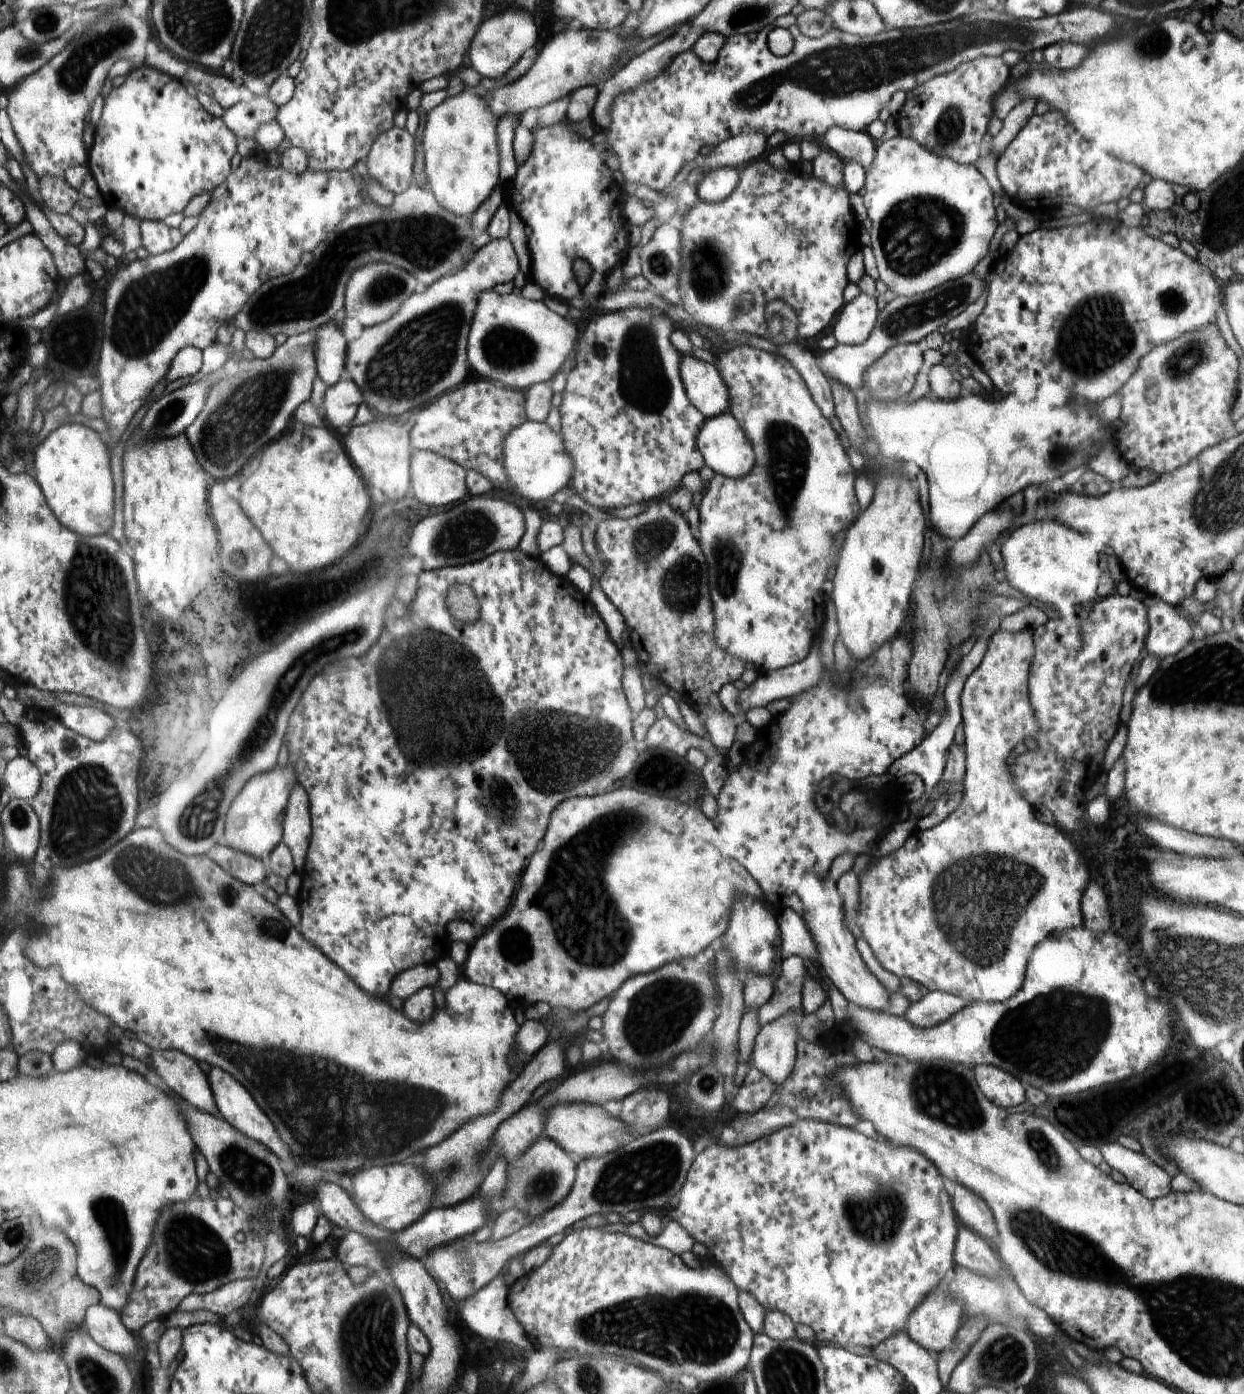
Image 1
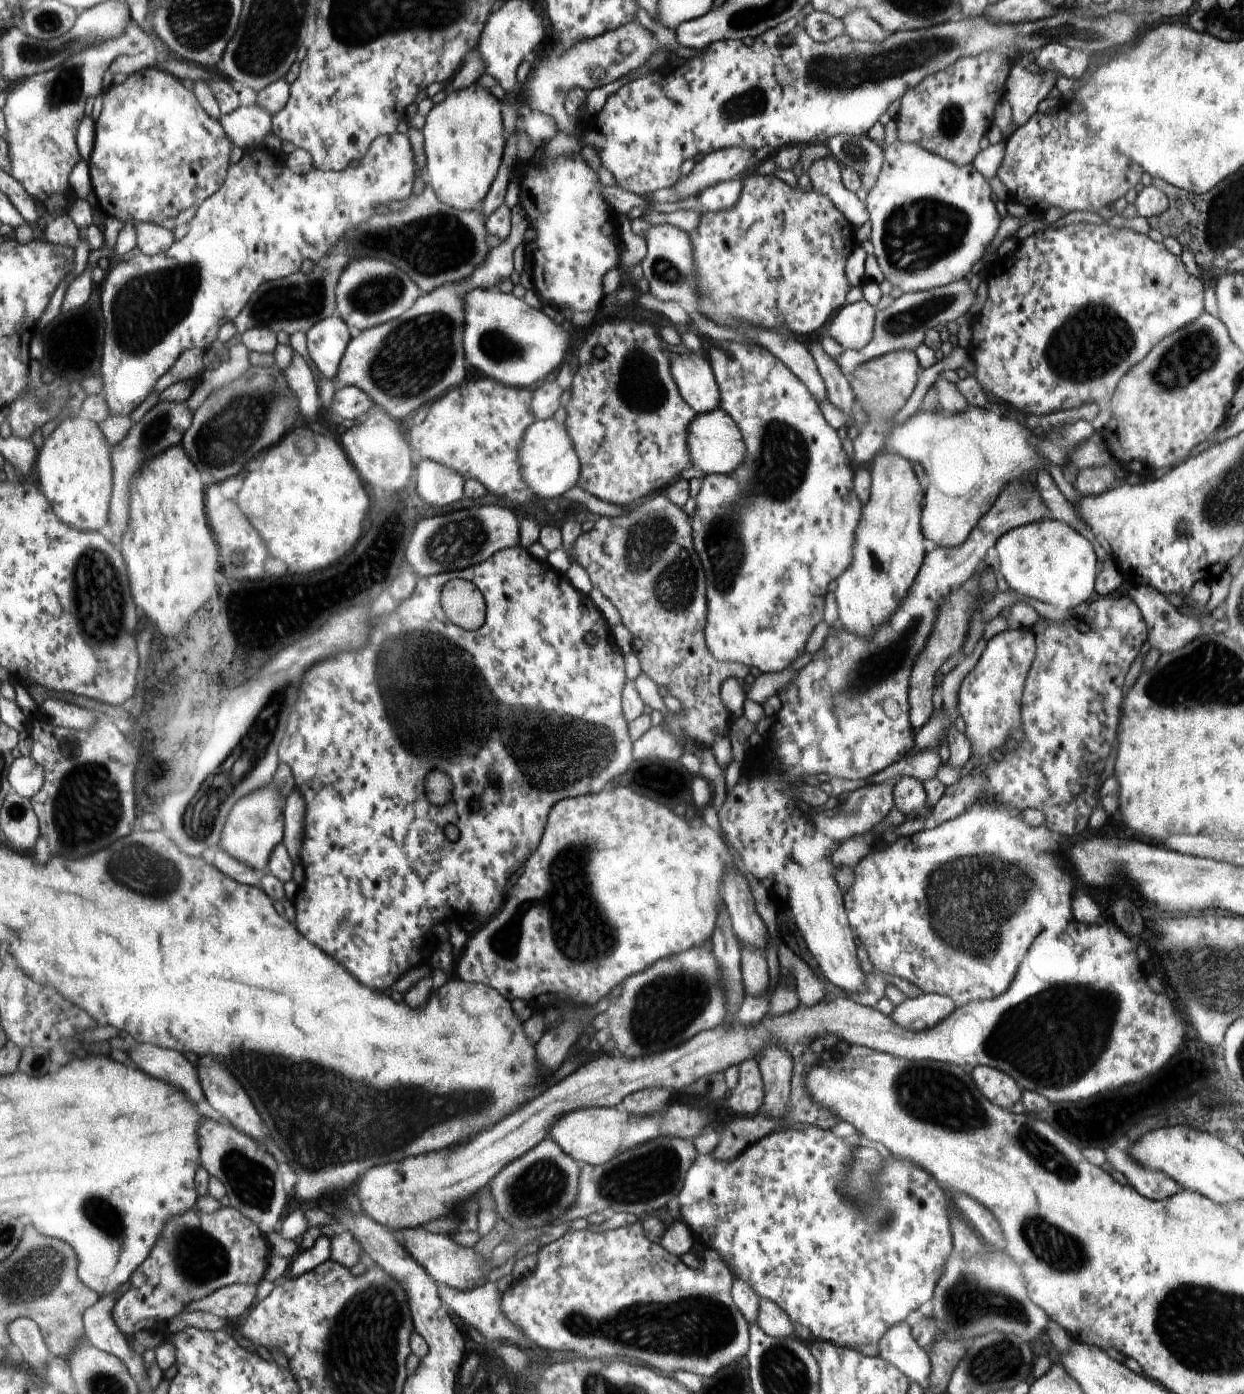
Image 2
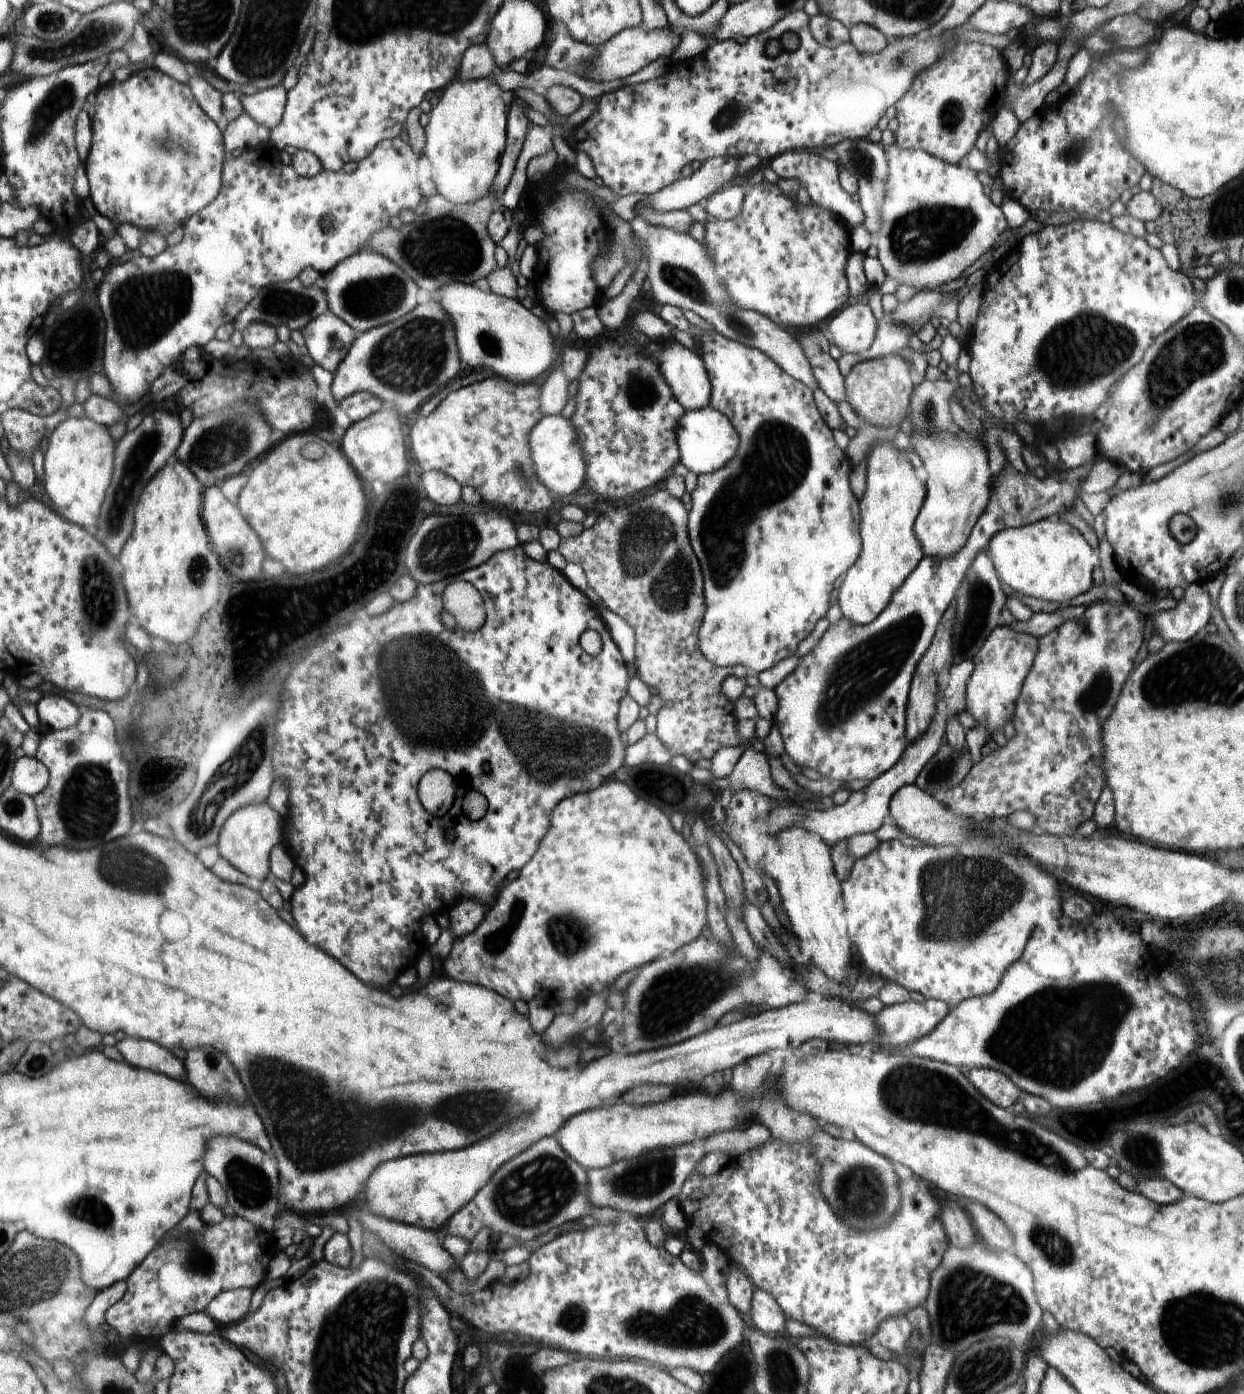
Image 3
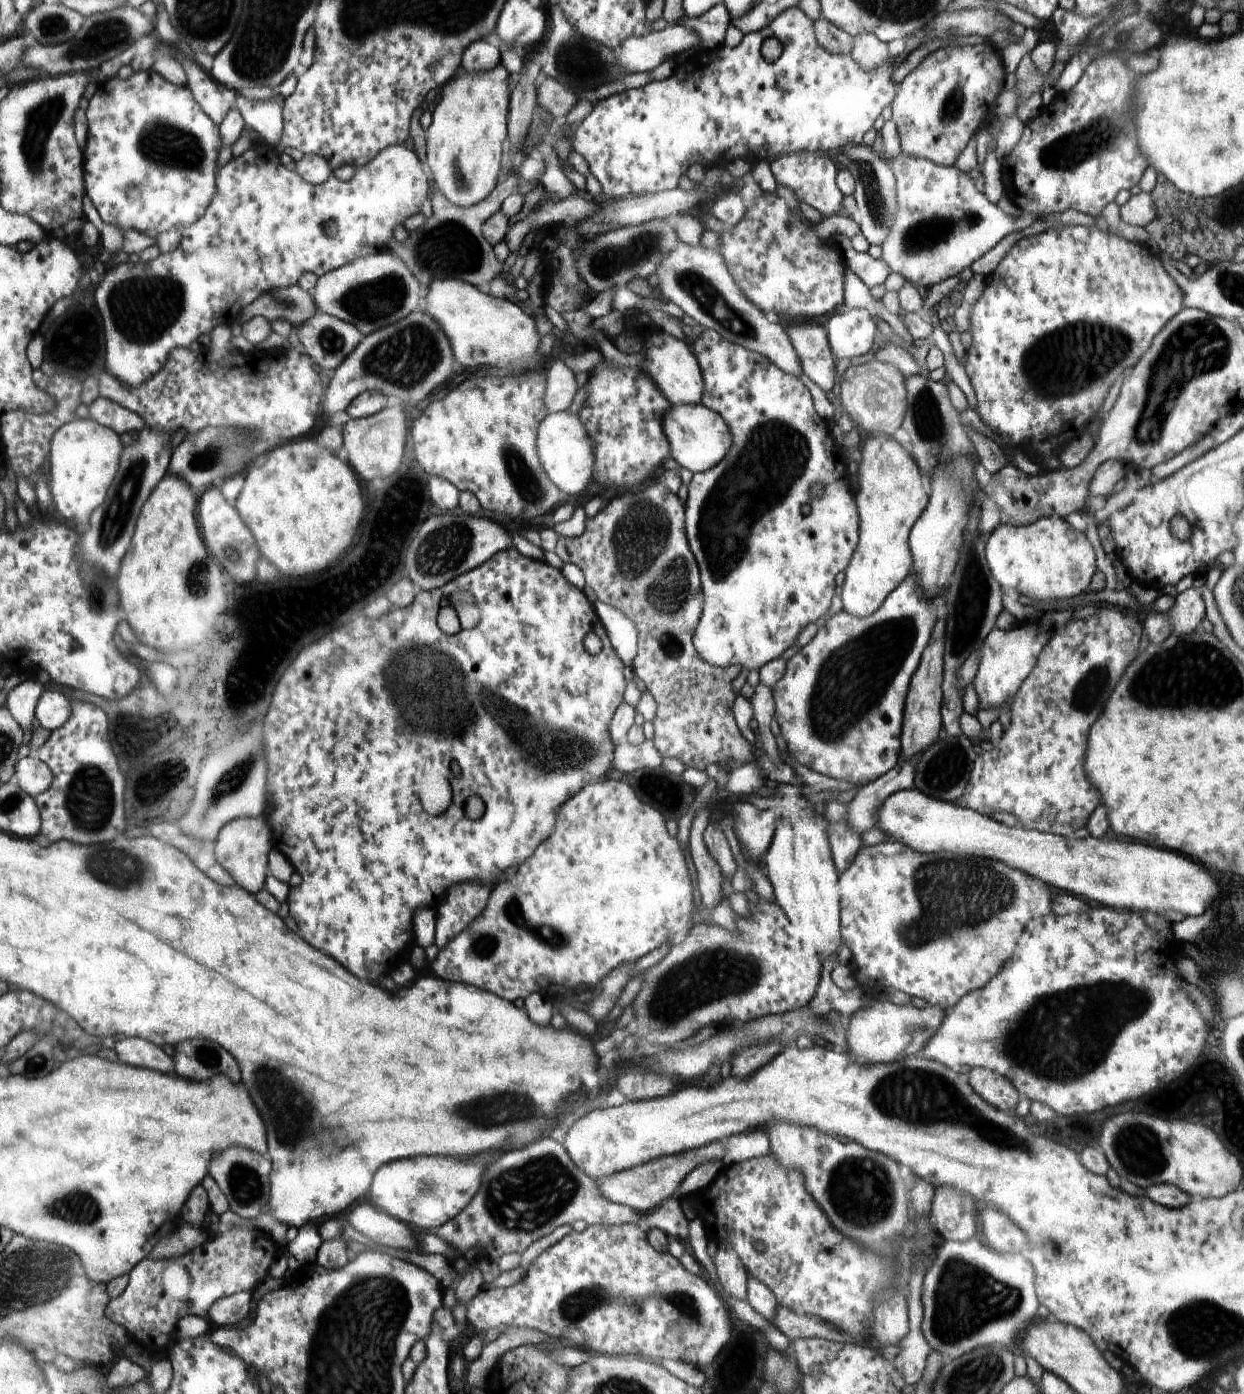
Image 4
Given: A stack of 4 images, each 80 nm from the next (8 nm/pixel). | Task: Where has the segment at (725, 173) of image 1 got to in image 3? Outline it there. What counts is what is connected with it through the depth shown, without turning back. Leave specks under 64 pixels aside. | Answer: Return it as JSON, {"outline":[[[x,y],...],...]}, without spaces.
{"outline":[[[727,186],[726,190],[720,189],[711,194],[703,207],[710,218],[716,221],[729,221],[740,214],[744,197],[745,193],[741,186]]]}

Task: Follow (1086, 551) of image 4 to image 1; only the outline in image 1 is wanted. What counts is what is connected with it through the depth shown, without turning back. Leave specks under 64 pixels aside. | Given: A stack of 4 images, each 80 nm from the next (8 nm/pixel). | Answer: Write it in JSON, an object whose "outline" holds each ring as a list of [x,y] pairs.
{"outline":[[[1035,520],[1012,531],[1000,548],[1001,566],[1012,588],[1033,600],[1040,600],[1054,609],[1078,606],[1096,598],[1096,586],[1100,578],[1098,554],[1090,542],[1066,524],[1058,520]]]}

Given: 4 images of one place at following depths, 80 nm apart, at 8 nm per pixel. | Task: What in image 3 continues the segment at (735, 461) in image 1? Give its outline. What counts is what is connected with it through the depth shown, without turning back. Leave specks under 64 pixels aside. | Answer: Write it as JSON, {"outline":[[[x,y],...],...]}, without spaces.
{"outline":[[[710,405],[703,409],[685,412],[675,426],[679,447],[679,462],[694,474],[714,473],[722,469],[735,456],[739,448],[739,433],[732,426],[731,419]]]}

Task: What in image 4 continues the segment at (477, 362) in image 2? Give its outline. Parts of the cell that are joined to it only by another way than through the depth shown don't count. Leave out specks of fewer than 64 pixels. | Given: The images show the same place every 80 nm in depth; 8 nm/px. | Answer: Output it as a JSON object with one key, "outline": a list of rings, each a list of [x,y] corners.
{"outline":[[[443,278],[431,282],[421,306],[443,328],[450,339],[456,362],[462,366],[496,366],[516,370],[534,368],[540,336],[532,314],[522,312],[511,300],[486,296],[474,285],[459,278]]]}

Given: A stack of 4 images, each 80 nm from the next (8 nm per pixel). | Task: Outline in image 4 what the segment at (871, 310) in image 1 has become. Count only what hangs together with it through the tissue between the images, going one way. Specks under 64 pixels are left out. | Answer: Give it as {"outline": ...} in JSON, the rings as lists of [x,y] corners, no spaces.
{"outline":[[[850,309],[834,314],[828,322],[828,338],[838,358],[866,354],[874,344],[876,324],[864,309]]]}

